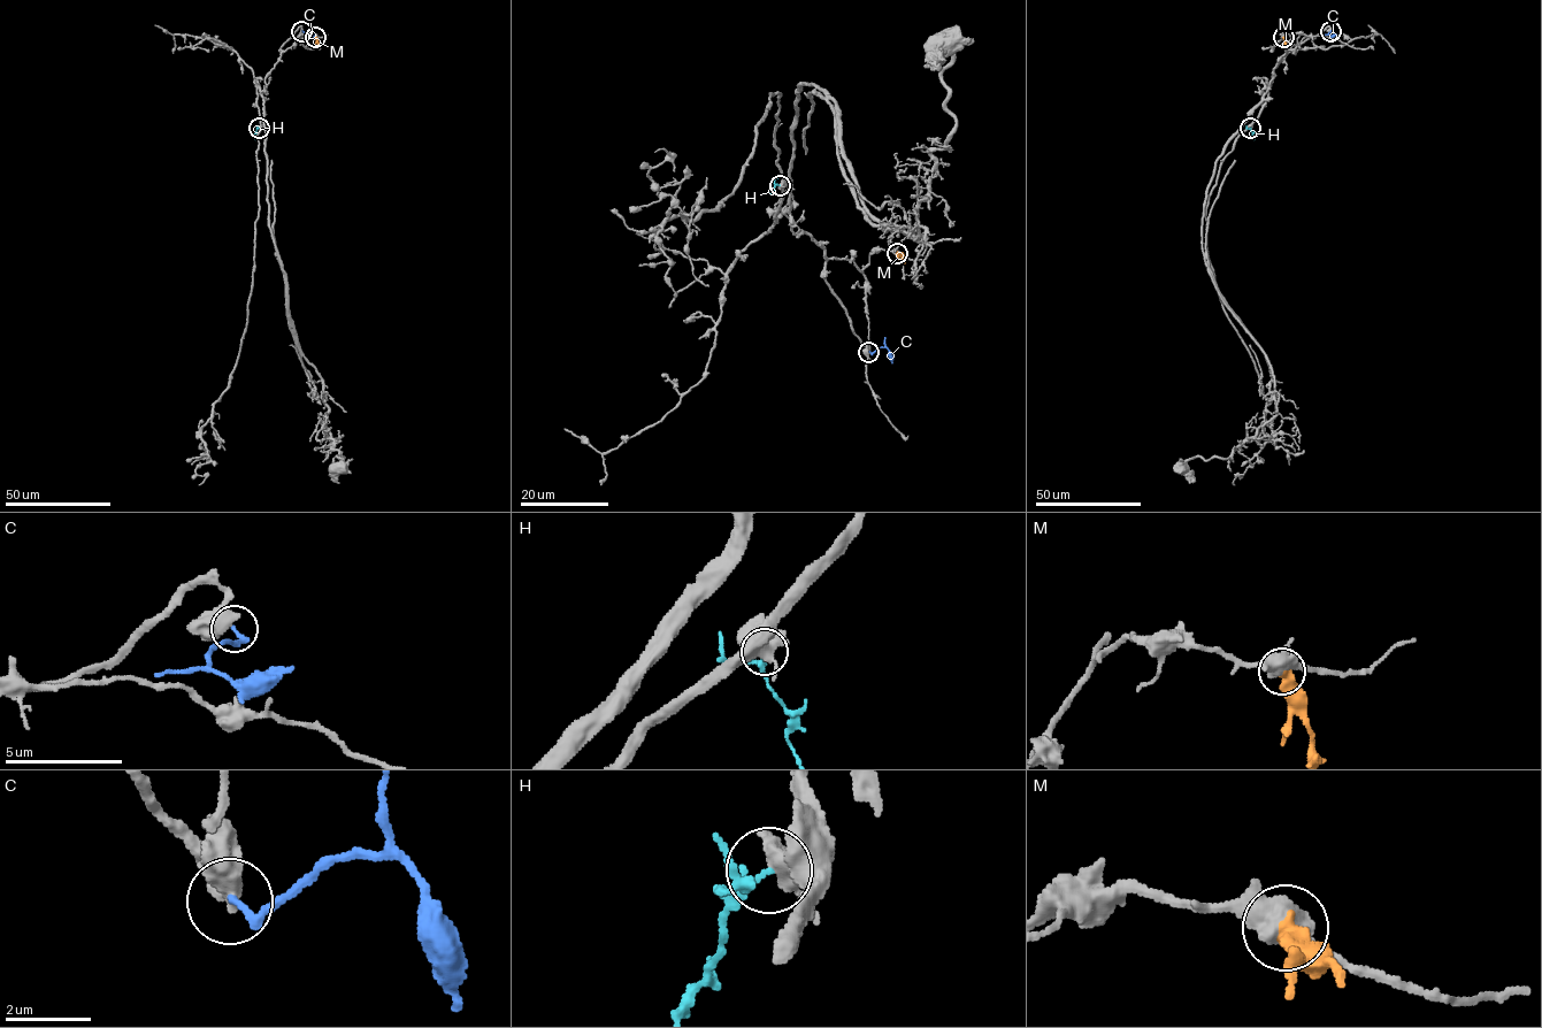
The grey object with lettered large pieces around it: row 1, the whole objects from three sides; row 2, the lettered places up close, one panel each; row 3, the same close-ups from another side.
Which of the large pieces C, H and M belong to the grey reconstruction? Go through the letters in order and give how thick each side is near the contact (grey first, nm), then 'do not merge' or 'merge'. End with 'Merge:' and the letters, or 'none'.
C: calibres 480 and 180 nm; do not merge
H: calibres 550 and 180 nm; do not merge
M: calibres 460 and 500 nm; do not merge
Merge: none

